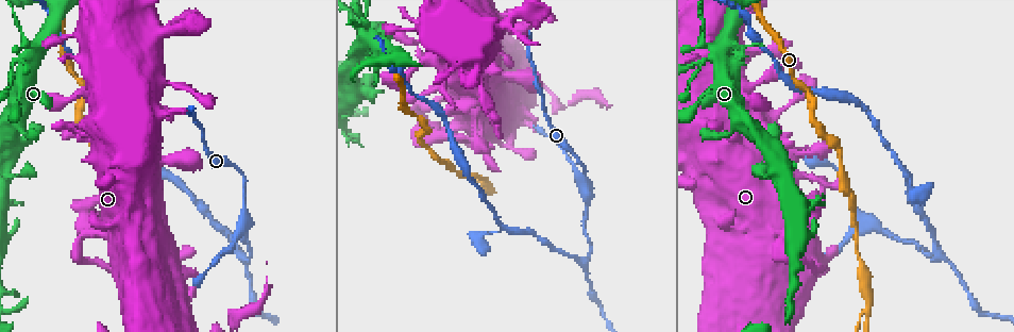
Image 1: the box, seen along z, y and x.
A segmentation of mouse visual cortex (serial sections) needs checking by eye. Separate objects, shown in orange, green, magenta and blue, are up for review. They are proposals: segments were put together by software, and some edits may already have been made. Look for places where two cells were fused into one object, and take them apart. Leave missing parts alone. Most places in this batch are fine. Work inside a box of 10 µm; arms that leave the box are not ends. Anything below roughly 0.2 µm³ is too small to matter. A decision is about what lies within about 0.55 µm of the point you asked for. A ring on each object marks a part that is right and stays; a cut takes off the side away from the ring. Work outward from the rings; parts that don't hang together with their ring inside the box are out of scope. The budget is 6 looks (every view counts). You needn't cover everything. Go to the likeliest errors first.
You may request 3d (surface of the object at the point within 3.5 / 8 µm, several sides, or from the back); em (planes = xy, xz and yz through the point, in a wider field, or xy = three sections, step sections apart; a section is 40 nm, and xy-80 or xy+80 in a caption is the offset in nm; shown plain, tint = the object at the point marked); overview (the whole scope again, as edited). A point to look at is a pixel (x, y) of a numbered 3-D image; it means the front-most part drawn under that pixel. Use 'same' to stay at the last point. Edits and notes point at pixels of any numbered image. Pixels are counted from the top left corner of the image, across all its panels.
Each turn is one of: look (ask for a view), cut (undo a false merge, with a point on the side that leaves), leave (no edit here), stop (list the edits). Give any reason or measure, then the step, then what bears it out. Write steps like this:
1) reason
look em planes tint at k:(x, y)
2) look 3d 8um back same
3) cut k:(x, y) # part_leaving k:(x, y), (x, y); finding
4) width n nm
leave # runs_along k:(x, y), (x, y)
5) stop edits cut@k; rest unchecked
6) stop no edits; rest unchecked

two arms in line, one across
look 3d 3.5um back at 1:(585, 261)

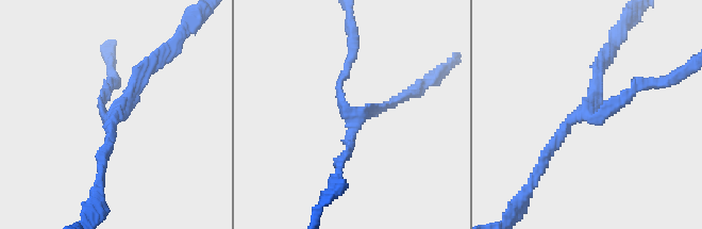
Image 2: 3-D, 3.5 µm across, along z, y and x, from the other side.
arms 3; arm_widths 150, 150, 150 nm
look em xy step 1 tint at 2:(588, 115)

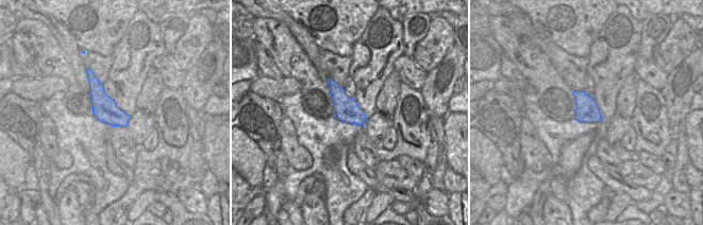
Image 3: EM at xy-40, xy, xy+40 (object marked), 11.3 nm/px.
width 280 nm
leave # runs_along 2:(347, 69), (337, 91), (353, 118), (393, 101); all the same cell

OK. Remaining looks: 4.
three arms meet
look 3d 8um at 1:(865, 311)

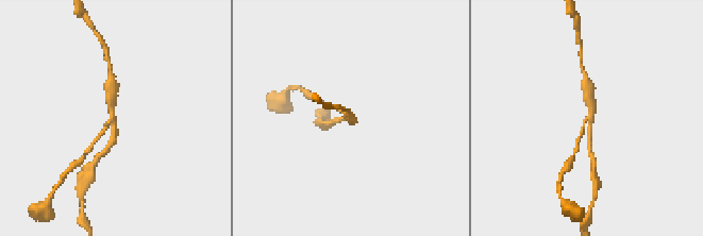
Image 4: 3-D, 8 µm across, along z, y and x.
zoom in
look 3d 3.5um same

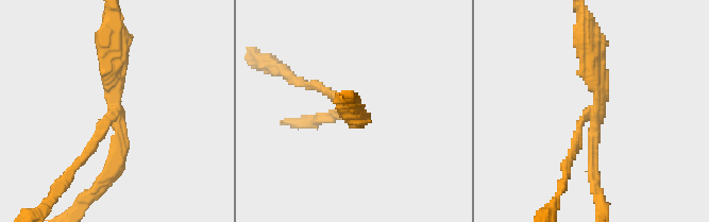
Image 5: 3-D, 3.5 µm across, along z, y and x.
shape alone is not enough
look em xy step 1 tint at 5:(115, 108)

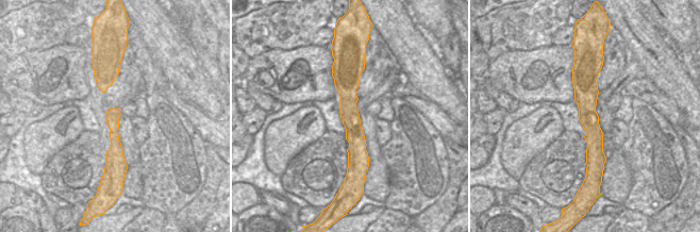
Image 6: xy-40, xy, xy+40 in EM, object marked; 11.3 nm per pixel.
cut 5:(94, 142) # border 6:(107, 114), (119, 115); two cells meet here

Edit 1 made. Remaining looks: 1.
stop edits cut@5; rest unchecked

